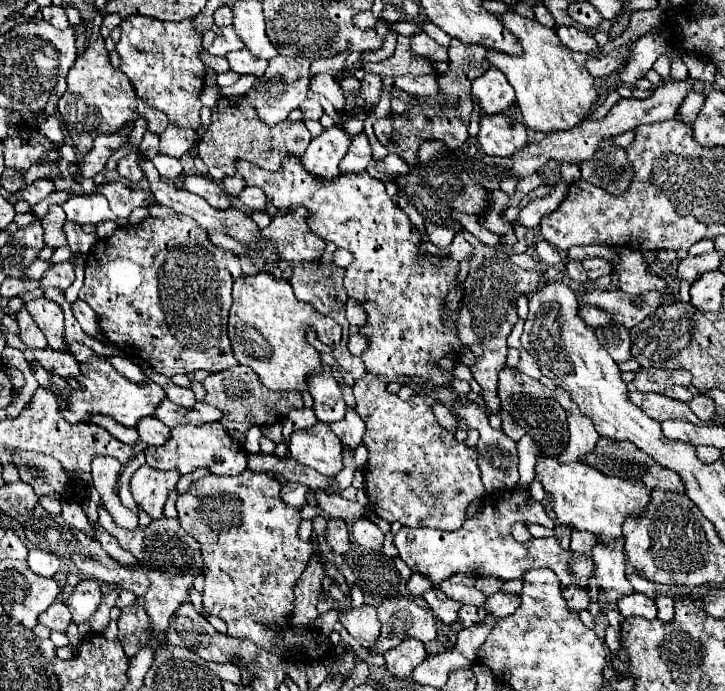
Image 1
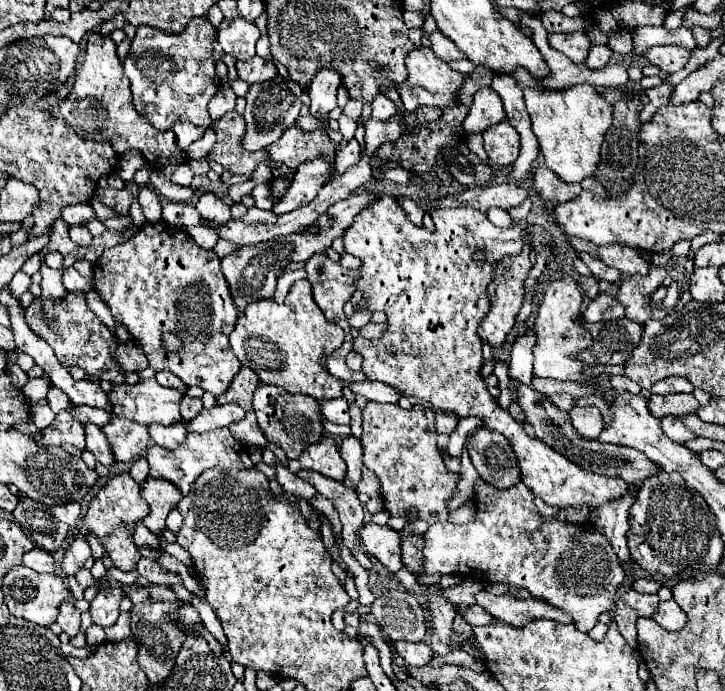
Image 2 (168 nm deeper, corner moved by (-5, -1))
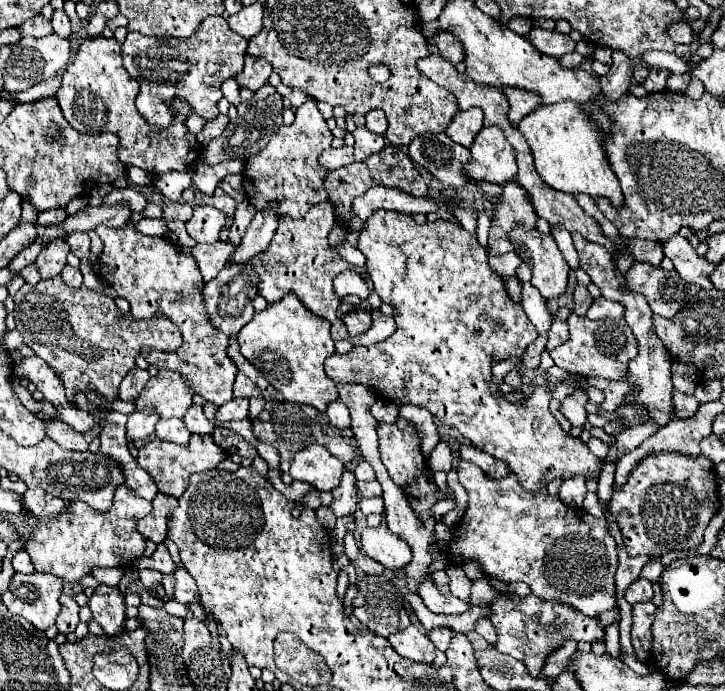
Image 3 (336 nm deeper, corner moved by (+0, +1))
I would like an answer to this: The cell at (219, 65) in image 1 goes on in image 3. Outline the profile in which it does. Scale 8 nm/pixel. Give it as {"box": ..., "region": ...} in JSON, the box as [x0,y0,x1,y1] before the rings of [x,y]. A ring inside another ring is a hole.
{"box":[221,78,241,104],"region":[[[229,78],[229,80],[225,80],[223,84],[221,84],[221,92],[223,92],[223,96],[231,102],[231,104],[239,104],[241,102],[241,98],[239,98],[239,84],[235,82],[235,78]]]}

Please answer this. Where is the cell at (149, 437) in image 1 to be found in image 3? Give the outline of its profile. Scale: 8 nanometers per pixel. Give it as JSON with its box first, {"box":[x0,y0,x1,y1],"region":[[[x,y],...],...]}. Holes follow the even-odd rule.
{"box":[155,418,191,446],"region":[[[175,418],[175,420],[159,420],[159,422],[157,422],[155,436],[157,436],[159,440],[185,446],[185,444],[189,442],[191,432],[187,432],[187,428],[185,428],[185,424],[183,424],[181,418]]]}

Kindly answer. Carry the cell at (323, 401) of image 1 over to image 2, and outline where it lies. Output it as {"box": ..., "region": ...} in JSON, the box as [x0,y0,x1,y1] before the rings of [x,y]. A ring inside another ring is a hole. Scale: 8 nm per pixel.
{"box":[320,398,350,424],"region":[[[336,398],[336,400],[324,400],[320,402],[322,414],[326,420],[334,424],[350,424],[350,414],[348,414],[348,404],[346,398]]]}

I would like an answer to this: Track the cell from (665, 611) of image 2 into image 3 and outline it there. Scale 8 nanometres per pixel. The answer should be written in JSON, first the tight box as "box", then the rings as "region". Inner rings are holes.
{"box":[631,602,657,662],"region":[[[643,602],[643,604],[635,604],[633,606],[633,628],[631,628],[631,640],[633,640],[633,648],[635,654],[641,662],[647,660],[647,652],[643,652],[643,638],[651,638],[651,624],[655,620],[655,612],[657,606],[653,602]]]}

